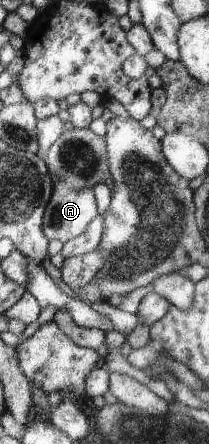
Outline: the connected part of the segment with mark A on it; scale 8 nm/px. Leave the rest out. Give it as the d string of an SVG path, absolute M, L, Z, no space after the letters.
M57 181L50 204L46 206L42 229L47 238L66 243L83 234L98 215L93 189L76 191Z

